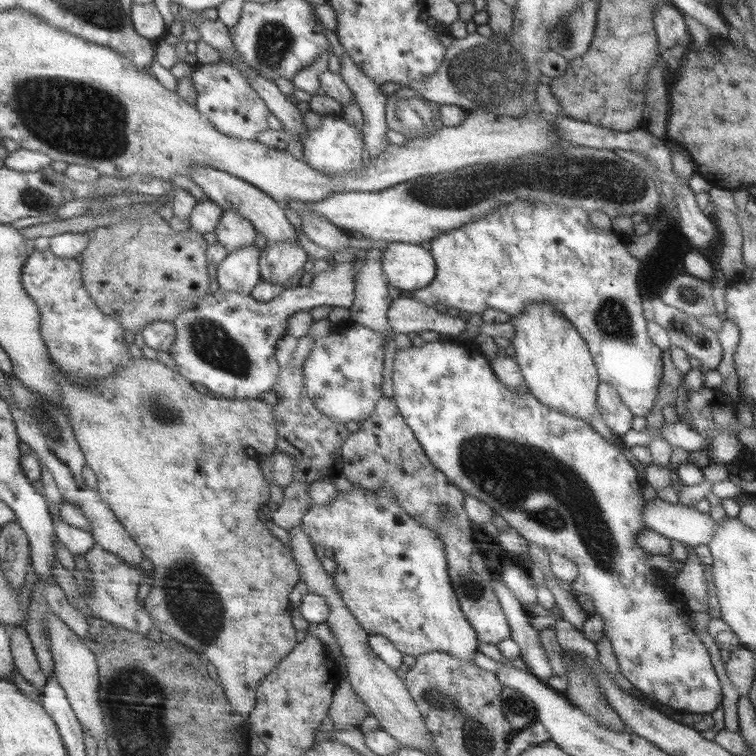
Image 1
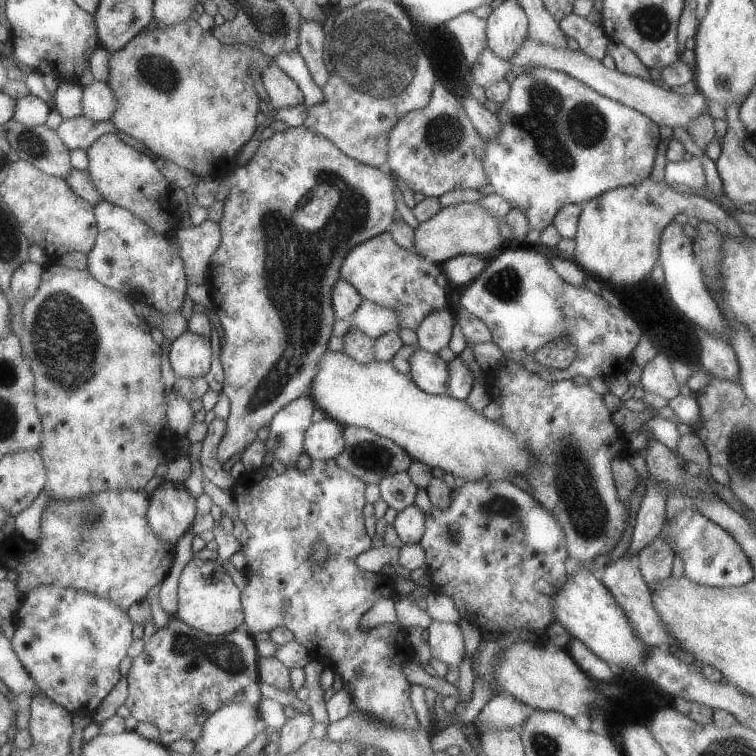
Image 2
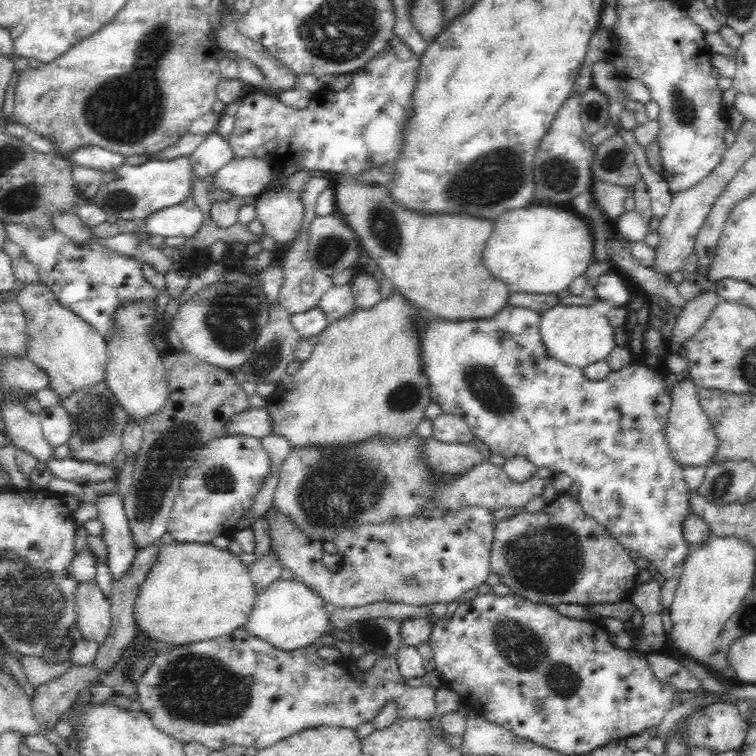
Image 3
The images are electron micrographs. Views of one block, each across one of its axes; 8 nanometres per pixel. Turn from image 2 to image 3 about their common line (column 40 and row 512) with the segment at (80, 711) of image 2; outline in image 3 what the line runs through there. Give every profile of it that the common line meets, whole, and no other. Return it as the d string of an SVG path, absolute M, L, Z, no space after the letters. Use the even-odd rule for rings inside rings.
M506 306L496 316L490 319L480 320L442 320L430 314L417 319L418 337L421 343L422 370L430 381L430 399L442 407L443 413L460 416L468 426L472 434L482 440L492 453L500 453L505 459L513 456L524 456L536 468L550 468L555 473L564 472L572 478L572 482L578 485L579 503L584 512L596 520L598 525L607 528L607 531L634 557L642 557L654 565L654 568L662 574L663 578L676 578L679 580L682 574L686 558L690 554L689 542L684 539L682 522L690 514L690 500L688 483L684 481L682 470L684 466L677 463L670 456L670 449L665 435L670 402L672 402L671 383L665 373L647 367L643 363L626 366L620 370L611 371L602 380L588 380L583 375L583 369L568 367L566 364L550 357L545 350L539 331L541 314L530 308Z

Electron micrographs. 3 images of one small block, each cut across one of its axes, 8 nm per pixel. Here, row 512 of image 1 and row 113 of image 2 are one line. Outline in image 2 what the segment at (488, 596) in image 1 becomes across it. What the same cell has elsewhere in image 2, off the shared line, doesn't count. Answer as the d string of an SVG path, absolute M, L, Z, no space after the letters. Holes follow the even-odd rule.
M438 81L428 106L406 113L390 131L386 169L403 178L415 193L438 199L456 189L479 189L490 182L483 165L486 145L462 103Z

